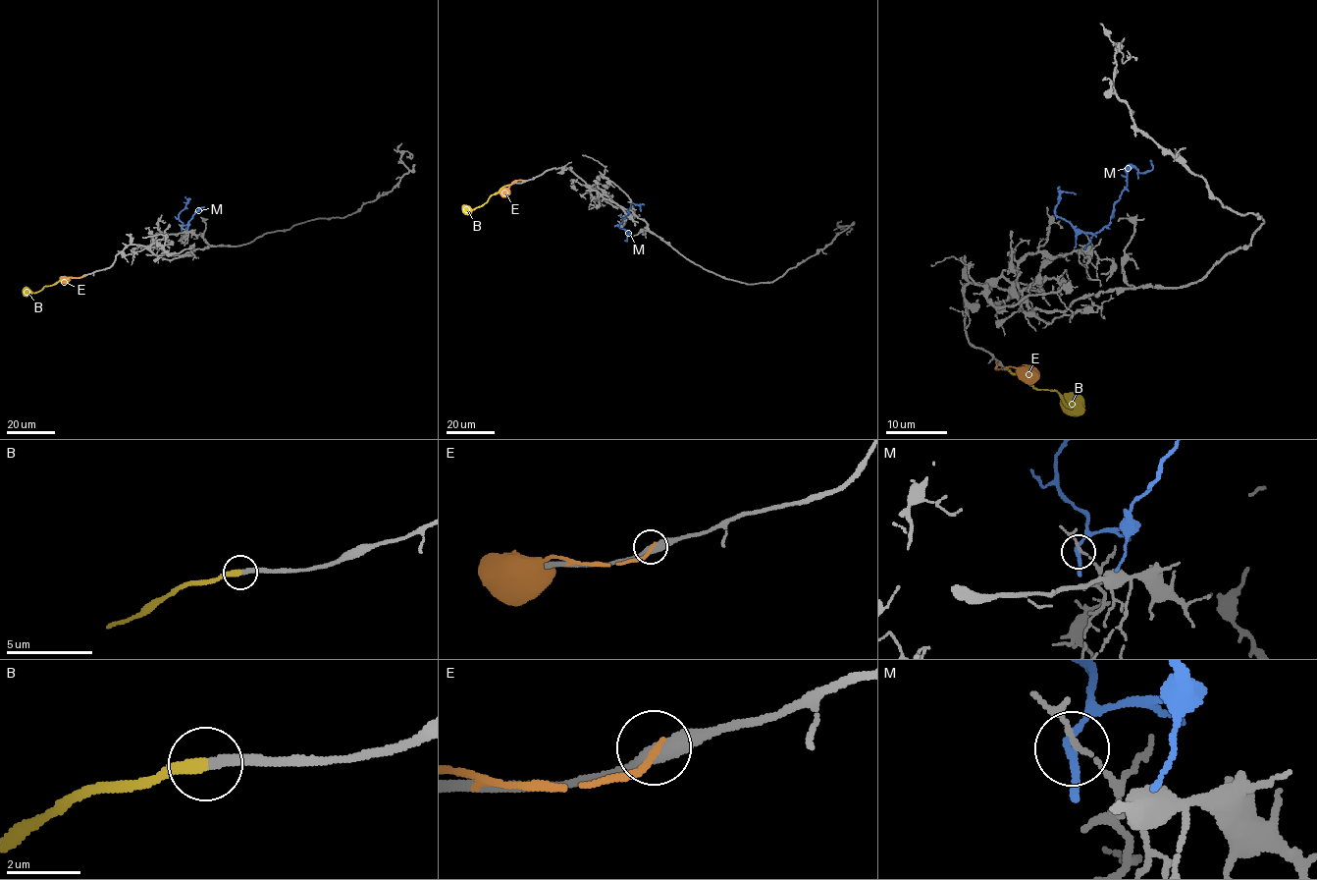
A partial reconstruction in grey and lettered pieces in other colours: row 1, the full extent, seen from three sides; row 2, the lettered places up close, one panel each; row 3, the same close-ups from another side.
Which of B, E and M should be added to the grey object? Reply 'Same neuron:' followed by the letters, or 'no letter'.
Same neuron: B

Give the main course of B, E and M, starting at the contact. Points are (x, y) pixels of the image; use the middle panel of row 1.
B: (508, 185), (478, 207), (461, 208)
E: (523, 181), (515, 180), (501, 195)
M: (621, 217), (622, 221), (618, 226), (627, 231), (625, 240)

